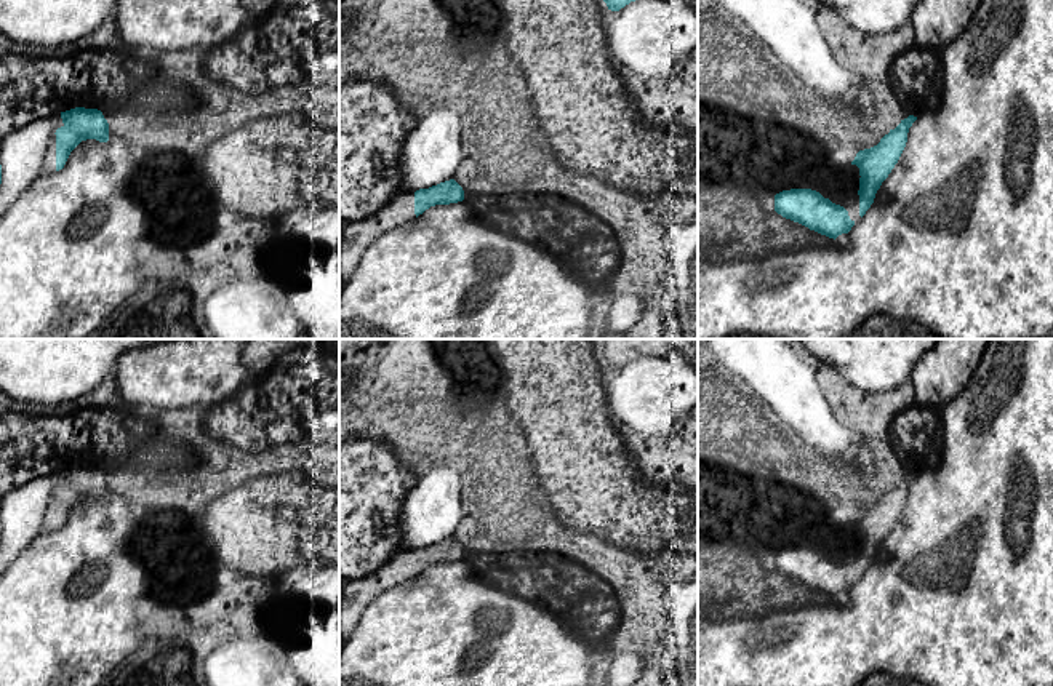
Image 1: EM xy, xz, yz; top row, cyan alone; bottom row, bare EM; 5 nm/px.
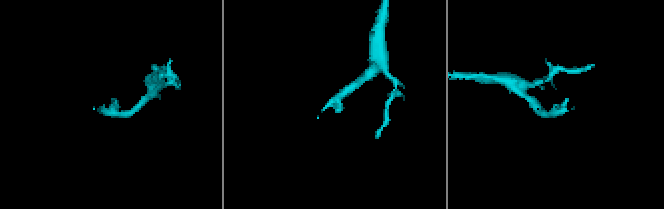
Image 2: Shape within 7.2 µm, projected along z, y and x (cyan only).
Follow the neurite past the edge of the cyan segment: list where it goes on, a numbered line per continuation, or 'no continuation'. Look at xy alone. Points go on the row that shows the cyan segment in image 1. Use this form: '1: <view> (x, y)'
1: xy (48, 167)

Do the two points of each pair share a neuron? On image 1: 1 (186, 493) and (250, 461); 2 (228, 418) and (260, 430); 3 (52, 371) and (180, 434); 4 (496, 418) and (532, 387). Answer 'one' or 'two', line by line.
1: one
2: one
3: two
4: two

